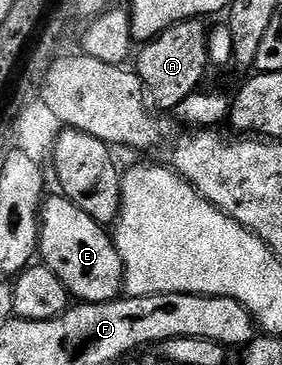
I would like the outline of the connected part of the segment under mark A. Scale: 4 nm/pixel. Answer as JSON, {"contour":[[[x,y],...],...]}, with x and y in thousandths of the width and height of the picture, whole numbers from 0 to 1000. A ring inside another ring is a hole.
{"contour":[[[663,52],[589,79],[553,107],[521,110],[475,162],[475,192],[511,225],[521,268],[582,310],[621,307],[660,266],[713,247],[723,203],[745,195],[738,167],[741,66],[709,52]],[[553,279],[553,282],[550,282]],[[582,301],[582,304],[578,304]]]}

